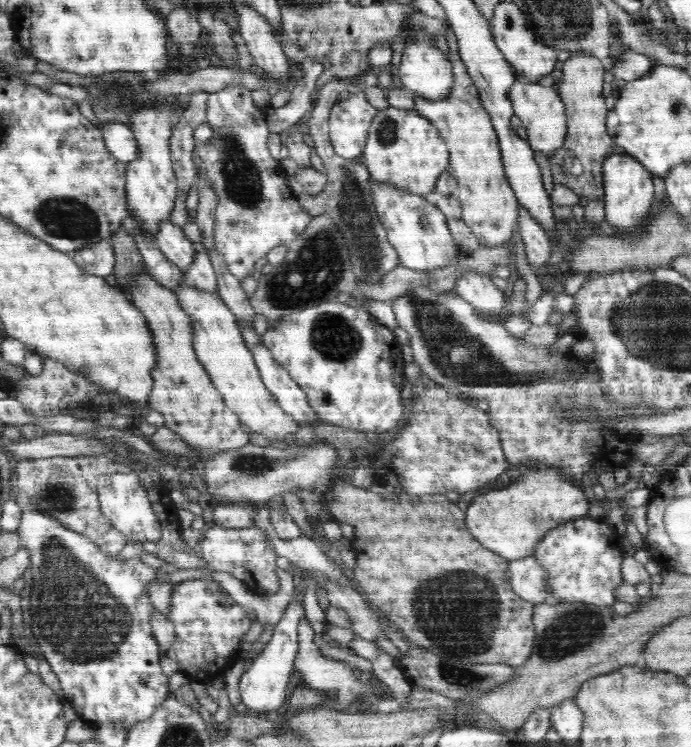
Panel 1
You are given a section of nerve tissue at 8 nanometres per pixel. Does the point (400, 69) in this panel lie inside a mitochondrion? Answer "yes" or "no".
no

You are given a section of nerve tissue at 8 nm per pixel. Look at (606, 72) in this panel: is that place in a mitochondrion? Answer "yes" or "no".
no

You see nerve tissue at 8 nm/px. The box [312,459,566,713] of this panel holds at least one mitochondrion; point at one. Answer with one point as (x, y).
(440, 606)

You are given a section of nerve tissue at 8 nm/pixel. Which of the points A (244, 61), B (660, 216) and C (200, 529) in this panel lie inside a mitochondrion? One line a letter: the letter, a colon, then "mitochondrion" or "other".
A: other
B: other
C: other

